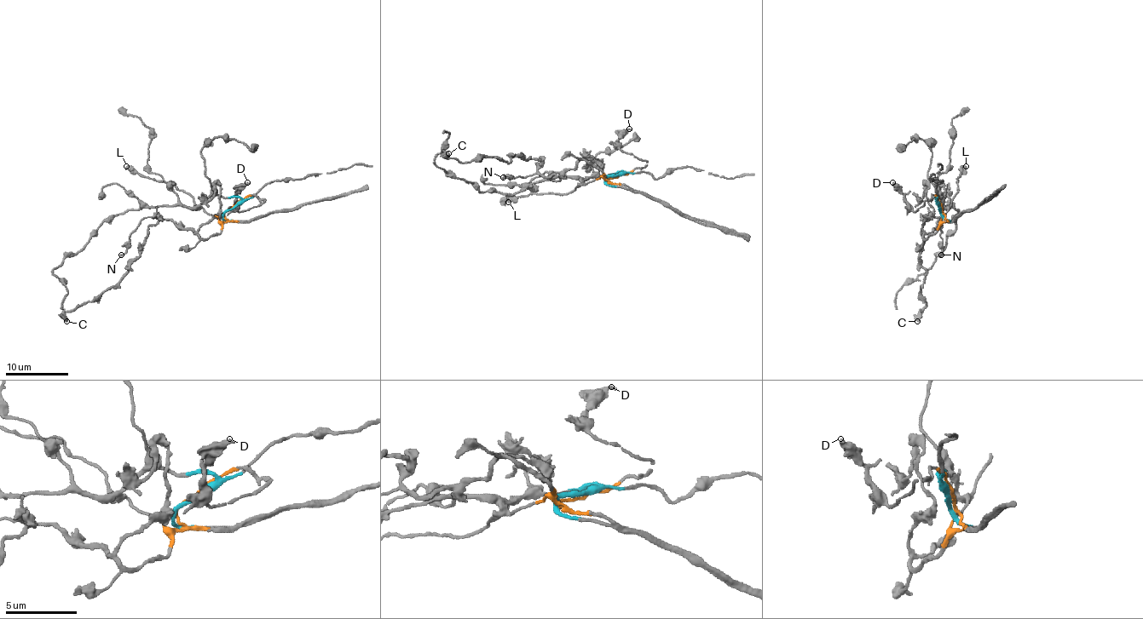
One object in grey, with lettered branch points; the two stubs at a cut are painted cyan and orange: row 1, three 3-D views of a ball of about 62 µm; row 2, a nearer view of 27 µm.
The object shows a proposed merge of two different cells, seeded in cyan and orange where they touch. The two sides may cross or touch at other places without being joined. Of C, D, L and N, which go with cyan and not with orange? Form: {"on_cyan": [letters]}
{"on_cyan": []}

